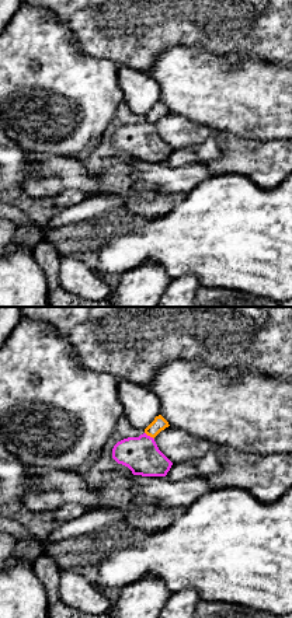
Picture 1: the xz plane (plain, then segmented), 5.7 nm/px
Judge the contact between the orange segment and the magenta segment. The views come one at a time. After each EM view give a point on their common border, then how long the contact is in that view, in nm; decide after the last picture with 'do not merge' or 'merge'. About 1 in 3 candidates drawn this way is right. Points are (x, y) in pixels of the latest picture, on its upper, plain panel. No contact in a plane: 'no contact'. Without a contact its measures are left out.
contact (149, 121); length 70 nm

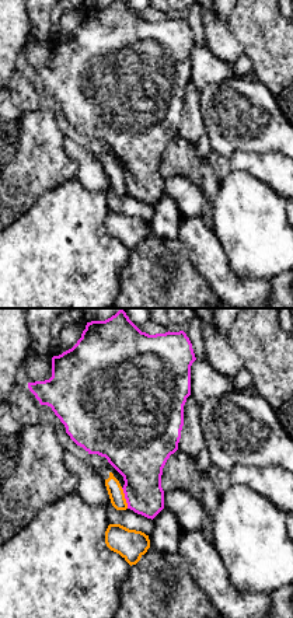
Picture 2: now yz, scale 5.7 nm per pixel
contact (124, 184); length 130 nm

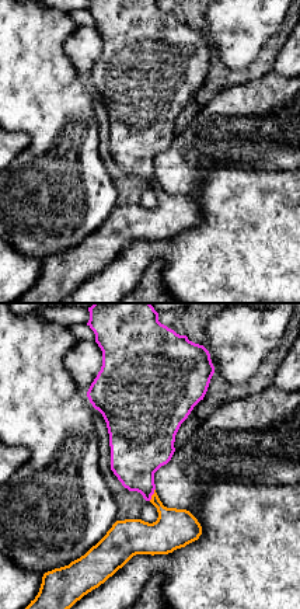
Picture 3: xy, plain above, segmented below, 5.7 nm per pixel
contact (153, 180); length 80 nm

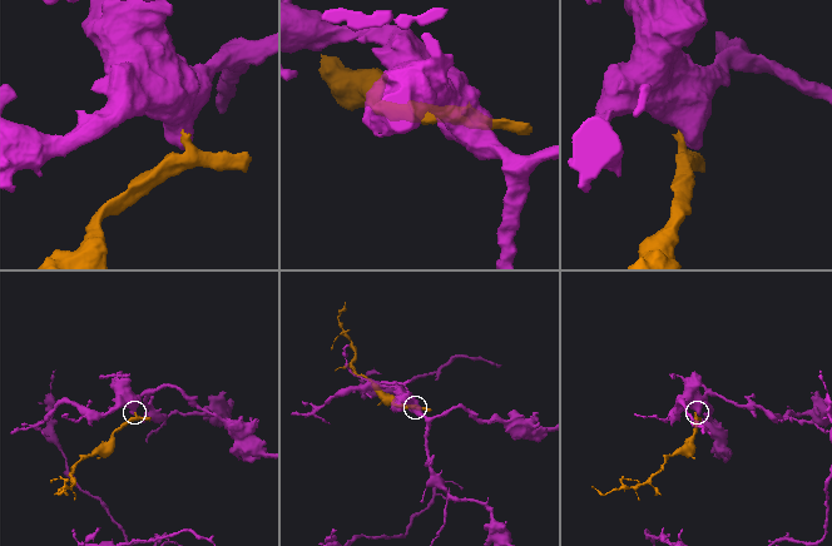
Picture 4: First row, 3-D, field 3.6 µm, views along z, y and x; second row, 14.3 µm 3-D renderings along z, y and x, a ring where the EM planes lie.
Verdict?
do not merge

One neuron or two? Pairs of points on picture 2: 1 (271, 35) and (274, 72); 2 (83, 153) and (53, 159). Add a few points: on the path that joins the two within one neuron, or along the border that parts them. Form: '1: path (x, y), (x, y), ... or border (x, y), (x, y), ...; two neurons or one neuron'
1: path (274, 44), (274, 63); one neuron
2: border (65, 138), (65, 152), (76, 164), (76, 177); two neurons

